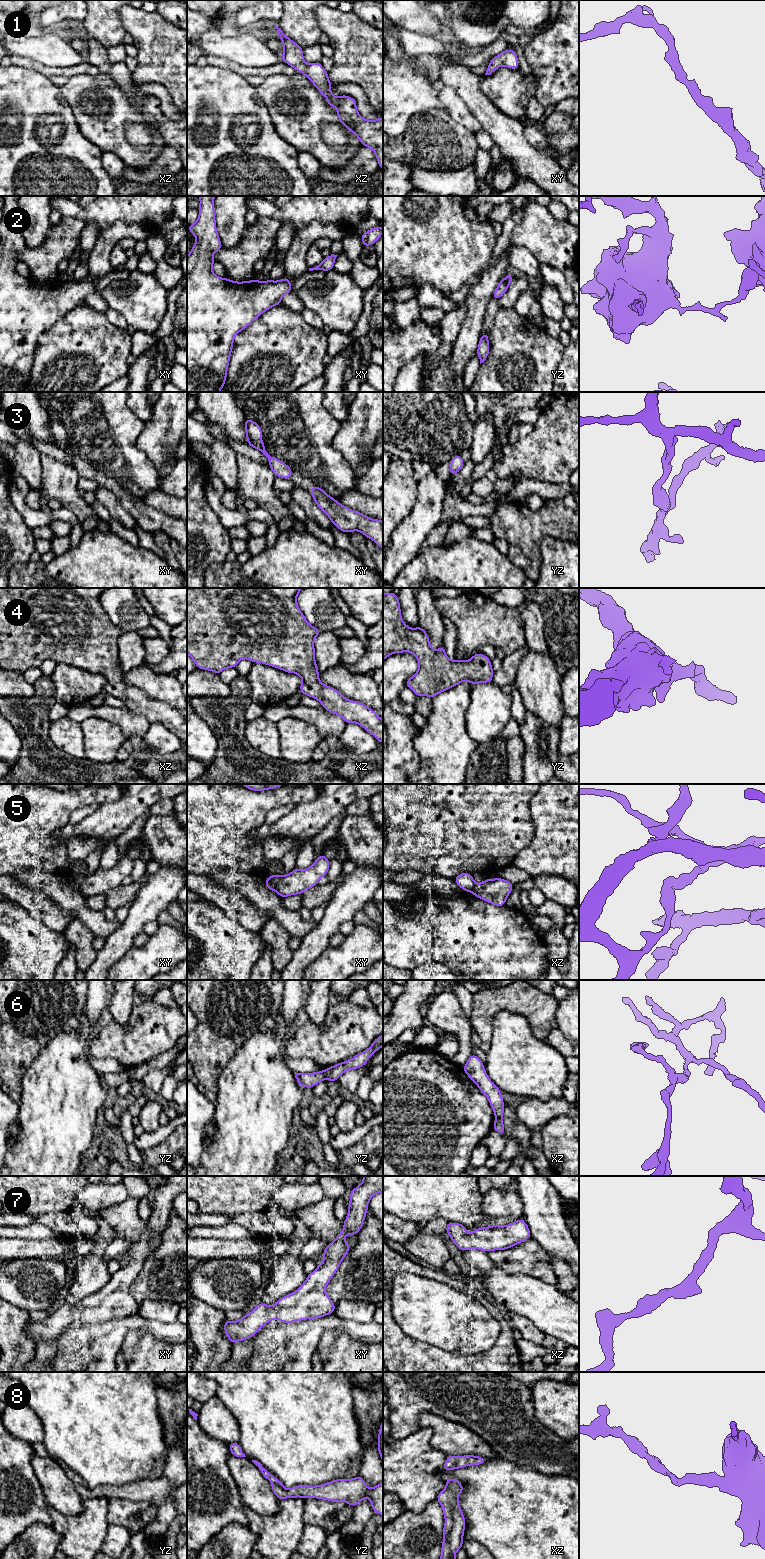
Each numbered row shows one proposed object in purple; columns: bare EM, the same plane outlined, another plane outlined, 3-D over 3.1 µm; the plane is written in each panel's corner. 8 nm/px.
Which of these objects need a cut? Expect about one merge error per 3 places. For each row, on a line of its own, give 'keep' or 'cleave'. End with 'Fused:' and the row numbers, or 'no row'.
1: keep
2: cleave
3: keep
4: keep
5: cleave
6: cleave
7: keep
8: keep
Fused: 2, 5, 6

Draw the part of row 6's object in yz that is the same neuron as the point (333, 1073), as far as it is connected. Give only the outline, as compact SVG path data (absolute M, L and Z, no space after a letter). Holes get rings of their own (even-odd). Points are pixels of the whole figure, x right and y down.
M383 1034L377 1037L368 1049L358 1053L355 1057L326 1068L324 1070L325 1079L329 1081L338 1081L339 1077L344 1072L364 1066L368 1062L370 1056L376 1053L382 1046Z

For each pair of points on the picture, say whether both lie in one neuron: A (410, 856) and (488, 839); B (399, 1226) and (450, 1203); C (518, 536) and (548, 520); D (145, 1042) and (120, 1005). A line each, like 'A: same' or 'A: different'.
A: same
B: different
C: same
D: different

